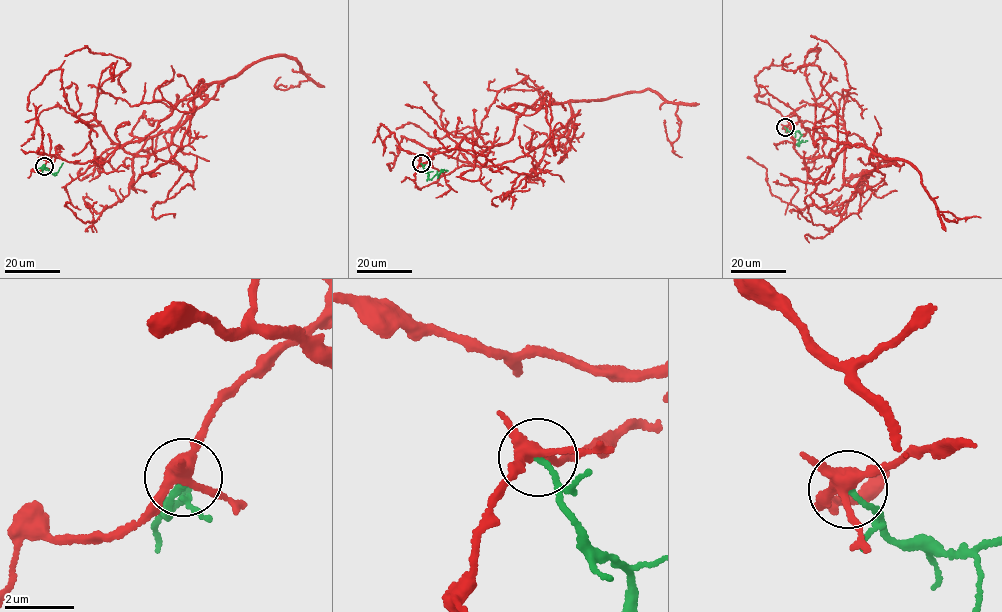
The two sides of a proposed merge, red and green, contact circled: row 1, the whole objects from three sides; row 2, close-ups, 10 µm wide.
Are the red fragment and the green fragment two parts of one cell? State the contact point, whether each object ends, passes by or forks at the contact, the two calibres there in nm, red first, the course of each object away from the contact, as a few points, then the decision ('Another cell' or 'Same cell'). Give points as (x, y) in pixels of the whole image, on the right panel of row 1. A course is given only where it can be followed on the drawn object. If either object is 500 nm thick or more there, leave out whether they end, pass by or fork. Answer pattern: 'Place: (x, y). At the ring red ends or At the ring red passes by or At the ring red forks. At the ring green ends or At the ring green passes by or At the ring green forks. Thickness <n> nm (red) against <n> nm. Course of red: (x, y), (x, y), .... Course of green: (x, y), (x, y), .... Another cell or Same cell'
Place: (785, 127). At the ring red forks. At the ring green ends. Thickness 340 nm (red) against 150 nm. Course of red: (785, 127), (801, 156), (859, 145), (874, 170), (844, 183), (844, 60), (811, 36). Course of green: (785, 127), (801, 134), (797, 144), (807, 141). Another cell

